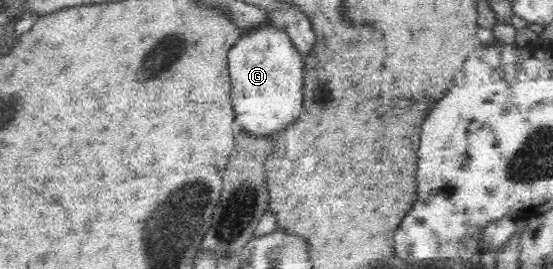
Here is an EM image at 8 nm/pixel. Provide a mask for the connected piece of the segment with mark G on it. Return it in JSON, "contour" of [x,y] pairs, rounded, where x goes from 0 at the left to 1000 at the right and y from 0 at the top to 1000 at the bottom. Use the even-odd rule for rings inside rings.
{"contour":[[[495,74],[486,93],[445,119],[414,190],[412,238],[425,450],[443,494],[461,502],[461,509],[495,517],[544,435],[550,379],[550,216],[533,182],[526,141],[514,119],[506,74],[503,82]]]}

